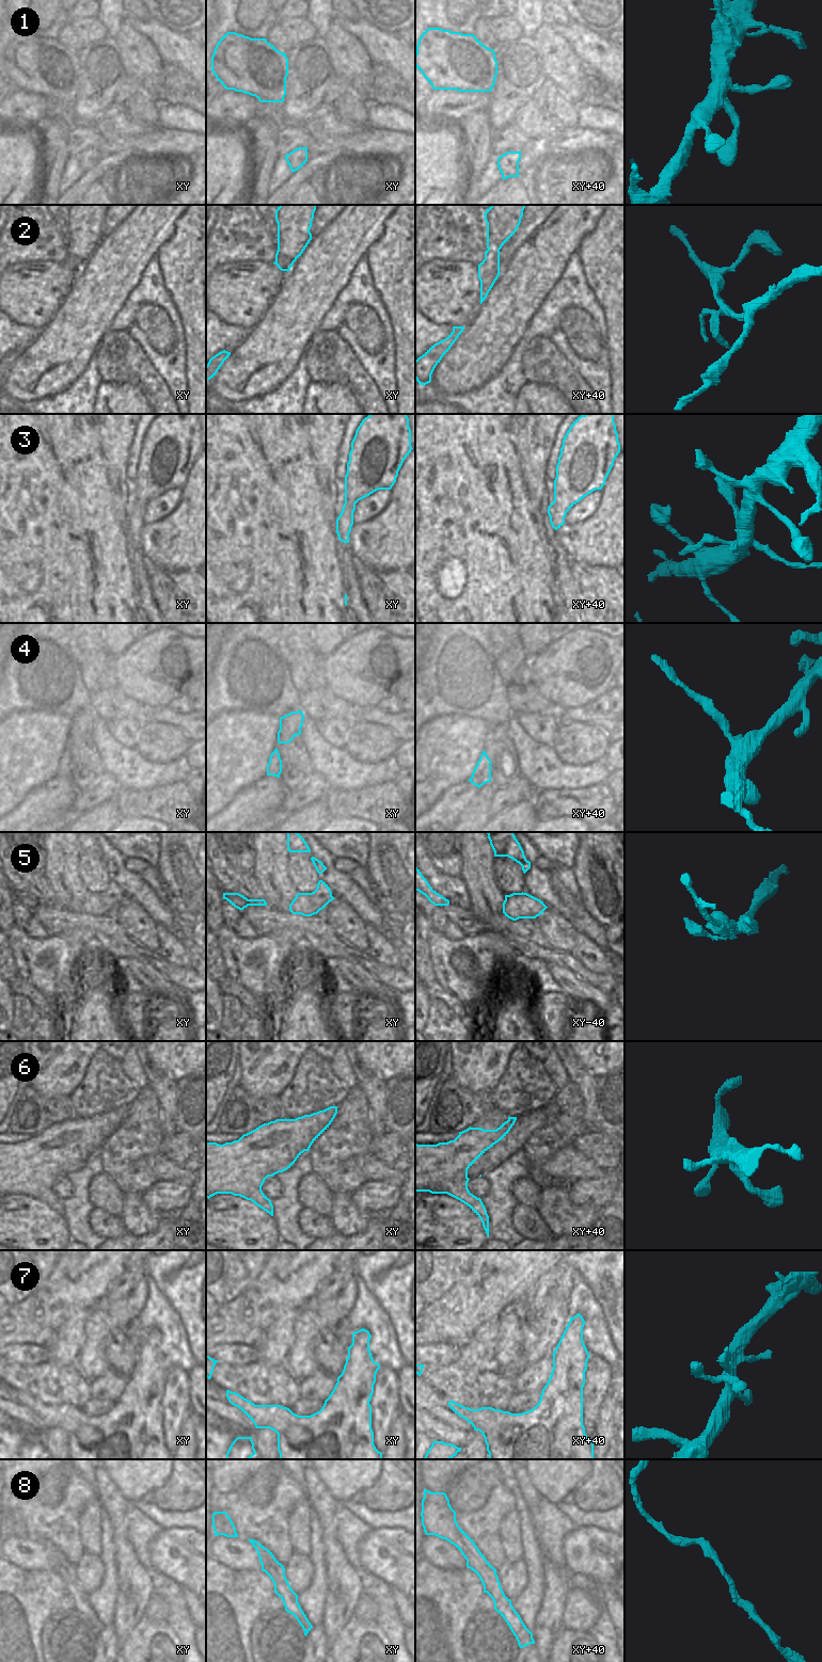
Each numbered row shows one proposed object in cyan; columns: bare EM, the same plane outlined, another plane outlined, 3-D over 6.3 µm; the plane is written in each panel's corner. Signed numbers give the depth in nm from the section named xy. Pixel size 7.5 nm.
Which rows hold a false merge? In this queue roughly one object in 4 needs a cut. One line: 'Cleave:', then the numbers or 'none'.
Cleave: 2, 4, 5.

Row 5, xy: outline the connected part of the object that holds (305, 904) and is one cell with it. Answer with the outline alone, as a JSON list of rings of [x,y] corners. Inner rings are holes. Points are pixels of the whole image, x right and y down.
[[[315,892],[298,893],[289,905],[289,911],[293,914],[312,916],[326,908],[327,905],[326,898],[322,895],[316,895]]]

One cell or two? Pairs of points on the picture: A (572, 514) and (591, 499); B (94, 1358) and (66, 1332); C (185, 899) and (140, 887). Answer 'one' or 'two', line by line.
A: one
B: two
C: two

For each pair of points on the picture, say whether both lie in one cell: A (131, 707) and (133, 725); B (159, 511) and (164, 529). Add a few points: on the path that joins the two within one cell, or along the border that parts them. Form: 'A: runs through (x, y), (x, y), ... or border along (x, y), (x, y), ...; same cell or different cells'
A: border along (108, 721), (137, 718), (140, 722); different cells
B: border along (179, 502), (166, 516), (153, 523), (144, 524); different cells

